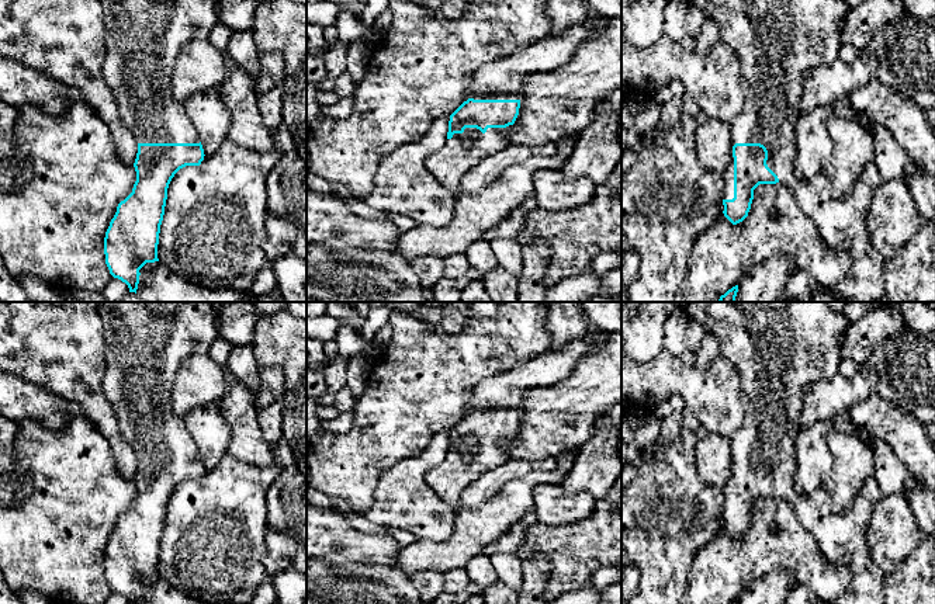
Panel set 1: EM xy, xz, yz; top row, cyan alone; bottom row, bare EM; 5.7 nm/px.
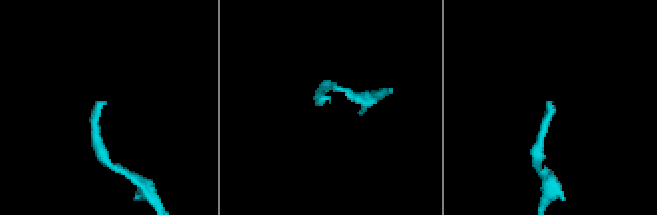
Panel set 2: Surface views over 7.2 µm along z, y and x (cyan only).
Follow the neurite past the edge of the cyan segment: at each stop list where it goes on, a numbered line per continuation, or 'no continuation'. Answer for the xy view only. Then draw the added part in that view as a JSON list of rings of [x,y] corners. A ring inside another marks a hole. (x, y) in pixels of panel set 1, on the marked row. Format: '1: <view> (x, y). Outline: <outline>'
1: xy (142, 40). Outline: [[[101,0],[105,27],[103,76],[115,97],[122,121],[131,128],[138,143],[200,143],[200,136],[186,114],[184,104],[179,104],[172,93],[172,76],[181,48],[197,38],[207,38],[217,24],[217,8],[219,3],[221,0]]]

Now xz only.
1: xz (459, 155). Outline: [[[465,128],[434,152],[425,163],[429,173],[457,197],[463,177],[479,162],[509,146],[505,128],[488,128],[482,133],[477,128]]]

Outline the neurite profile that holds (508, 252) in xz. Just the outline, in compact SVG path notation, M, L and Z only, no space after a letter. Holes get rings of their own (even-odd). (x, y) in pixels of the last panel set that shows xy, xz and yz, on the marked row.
M495 239L491 249L499 261L499 267L517 277L522 271L522 244L517 239Z

